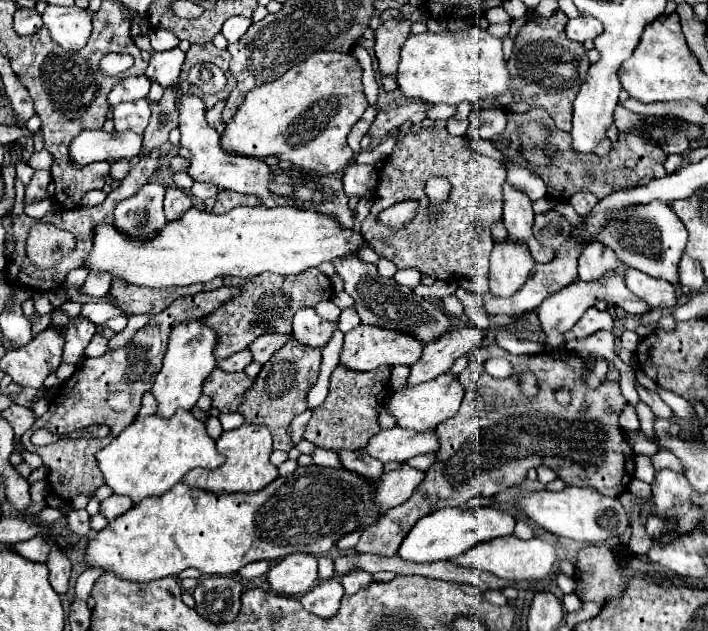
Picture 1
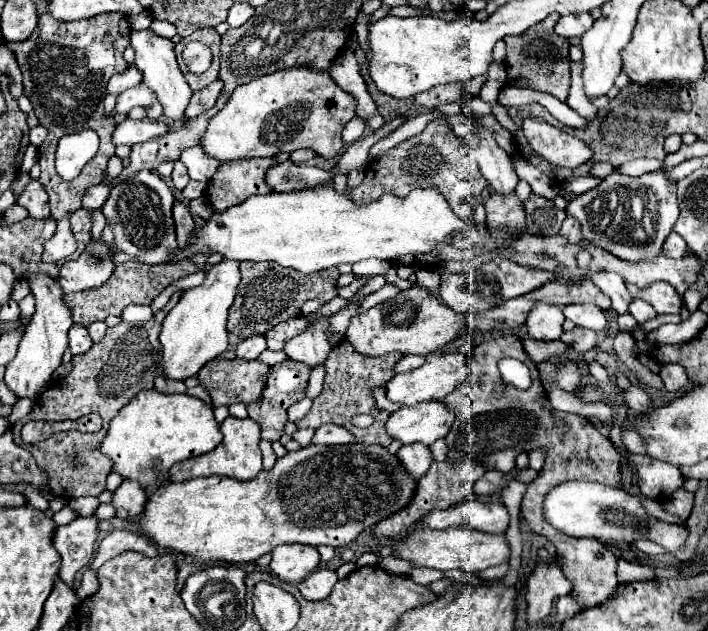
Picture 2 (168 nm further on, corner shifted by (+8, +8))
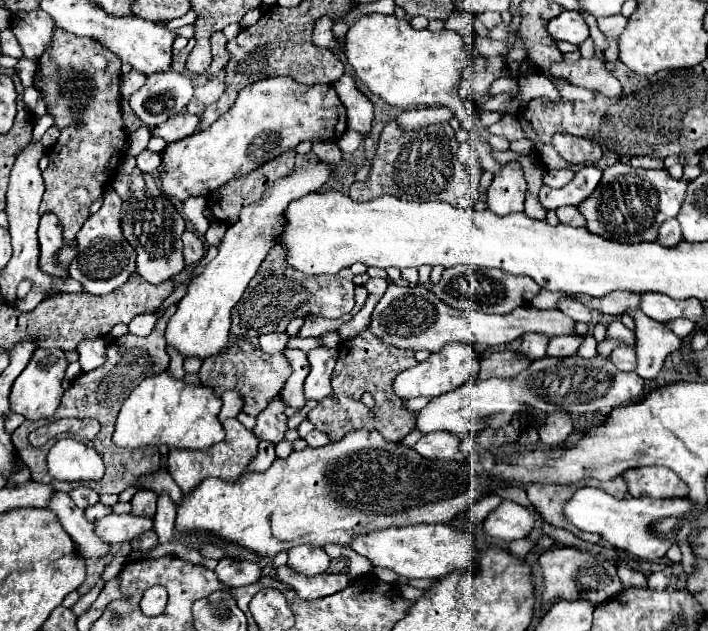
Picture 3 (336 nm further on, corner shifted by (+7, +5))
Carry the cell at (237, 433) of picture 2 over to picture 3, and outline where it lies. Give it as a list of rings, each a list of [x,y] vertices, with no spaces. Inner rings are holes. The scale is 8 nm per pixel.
[[[229,418],[223,422],[225,428],[225,440],[201,450],[201,452],[191,452],[191,450],[171,450],[169,452],[169,474],[173,476],[173,480],[179,484],[179,488],[187,494],[189,490],[193,490],[201,480],[213,476],[213,478],[221,478],[221,480],[239,480],[247,468],[249,462],[257,456],[257,446],[259,446],[259,438],[255,438],[255,434],[251,430],[247,430],[237,418]]]

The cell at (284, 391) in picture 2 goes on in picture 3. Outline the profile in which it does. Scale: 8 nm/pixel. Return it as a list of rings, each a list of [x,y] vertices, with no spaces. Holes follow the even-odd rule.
[[[275,396],[269,406],[257,416],[257,430],[253,428],[253,434],[259,440],[267,440],[267,442],[281,442],[285,438],[287,432],[287,416],[285,416],[285,408],[287,404],[281,400],[281,396]]]

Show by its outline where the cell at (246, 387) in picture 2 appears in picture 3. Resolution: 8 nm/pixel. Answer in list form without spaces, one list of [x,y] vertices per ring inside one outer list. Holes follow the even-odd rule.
[[[239,340],[231,344],[227,350],[223,350],[221,354],[207,358],[199,370],[201,382],[205,386],[211,386],[217,396],[223,396],[225,390],[237,390],[245,402],[243,412],[251,416],[257,416],[269,404],[269,400],[281,392],[289,374],[291,374],[291,366],[287,364],[283,354],[273,354],[273,356],[263,354],[259,348],[255,348],[245,340]]]

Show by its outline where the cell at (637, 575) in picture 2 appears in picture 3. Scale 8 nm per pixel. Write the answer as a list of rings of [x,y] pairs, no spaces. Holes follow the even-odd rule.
[[[551,548],[539,556],[539,566],[543,572],[543,592],[541,602],[549,604],[551,600],[589,600],[595,606],[613,598],[621,592],[621,580],[617,576],[615,562],[597,558],[575,548]]]

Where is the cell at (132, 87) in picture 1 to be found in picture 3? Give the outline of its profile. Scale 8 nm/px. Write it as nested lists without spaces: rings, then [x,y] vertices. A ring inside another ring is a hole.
[[[131,70],[131,72],[123,74],[123,76],[121,76],[121,96],[123,96],[123,98],[129,98],[129,96],[131,96],[135,90],[139,90],[143,84],[145,84],[145,76],[143,76],[141,72]]]

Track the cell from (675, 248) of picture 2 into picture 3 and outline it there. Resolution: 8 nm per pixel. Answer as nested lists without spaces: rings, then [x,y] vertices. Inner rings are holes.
[[[675,218],[667,220],[661,224],[661,230],[659,230],[659,244],[665,246],[665,248],[675,248],[679,242],[683,240],[681,236],[681,228],[679,228],[679,222]]]

